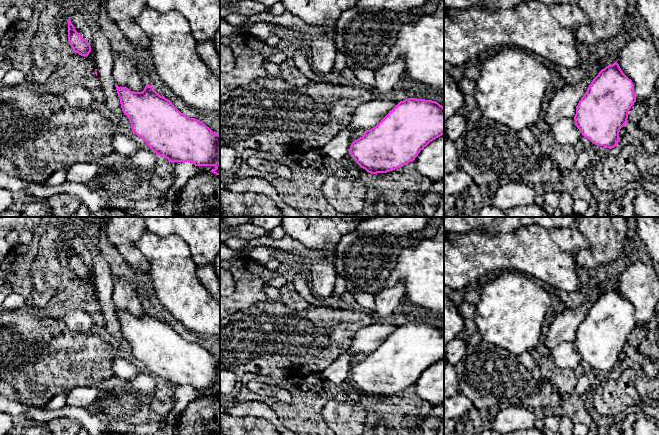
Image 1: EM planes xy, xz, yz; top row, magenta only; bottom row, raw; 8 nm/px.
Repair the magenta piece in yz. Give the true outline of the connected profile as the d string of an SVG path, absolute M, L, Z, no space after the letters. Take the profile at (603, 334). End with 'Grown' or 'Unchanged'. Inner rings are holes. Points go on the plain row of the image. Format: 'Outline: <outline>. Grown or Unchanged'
Outline: M616 285L602 293L589 309L576 330L575 348L593 368L612 373L621 363L620 353L635 326L634 308Z. Unchanged

